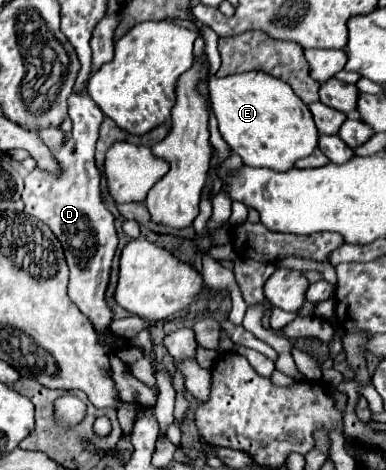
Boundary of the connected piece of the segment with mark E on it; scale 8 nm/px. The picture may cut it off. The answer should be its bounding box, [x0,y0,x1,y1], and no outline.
[209,66,318,172]

